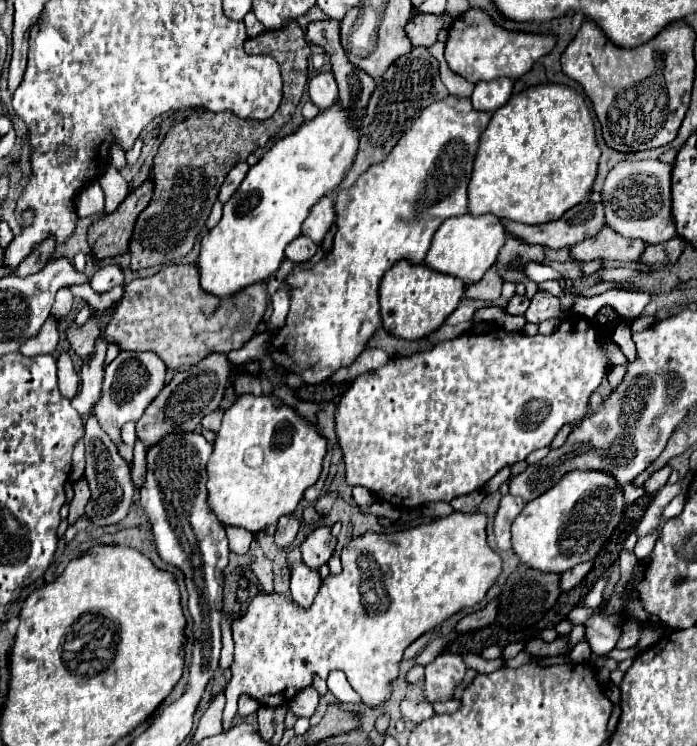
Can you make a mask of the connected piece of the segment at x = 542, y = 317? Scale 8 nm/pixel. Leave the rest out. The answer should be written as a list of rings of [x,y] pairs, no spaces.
[[[537,291],[531,299],[530,306],[524,314],[527,322],[540,324],[553,317],[553,312],[559,312],[562,321],[568,317],[570,311],[566,311],[560,304],[558,297],[545,291]]]

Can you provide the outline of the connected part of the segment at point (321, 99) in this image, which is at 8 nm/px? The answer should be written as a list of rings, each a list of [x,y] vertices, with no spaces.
[[[330,70],[316,74],[308,82],[308,94],[310,94],[310,100],[318,108],[330,106],[330,102],[338,98],[338,86],[336,86],[336,80],[334,80],[334,74]]]

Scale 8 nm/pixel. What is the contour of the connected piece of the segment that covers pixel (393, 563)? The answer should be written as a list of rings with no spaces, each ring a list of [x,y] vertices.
[[[452,512],[450,516],[404,532],[388,536],[366,532],[352,538],[342,550],[342,574],[330,576],[322,582],[320,592],[308,610],[300,610],[292,600],[278,594],[258,594],[250,602],[246,616],[232,624],[236,648],[234,662],[230,666],[232,680],[224,690],[224,730],[232,726],[230,722],[236,714],[236,702],[242,694],[252,696],[264,706],[288,704],[294,692],[310,686],[317,675],[312,662],[334,662],[334,668],[346,672],[350,686],[366,704],[374,706],[386,700],[391,696],[390,682],[398,676],[396,672],[404,650],[452,614],[482,602],[490,586],[498,580],[502,558],[488,546],[486,524],[488,516],[484,512]]]

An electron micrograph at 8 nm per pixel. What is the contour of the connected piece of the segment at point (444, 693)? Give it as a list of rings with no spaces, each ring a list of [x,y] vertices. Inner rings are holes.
[[[442,654],[426,666],[422,682],[422,698],[430,704],[454,698],[456,686],[462,682],[466,664],[460,654]]]

